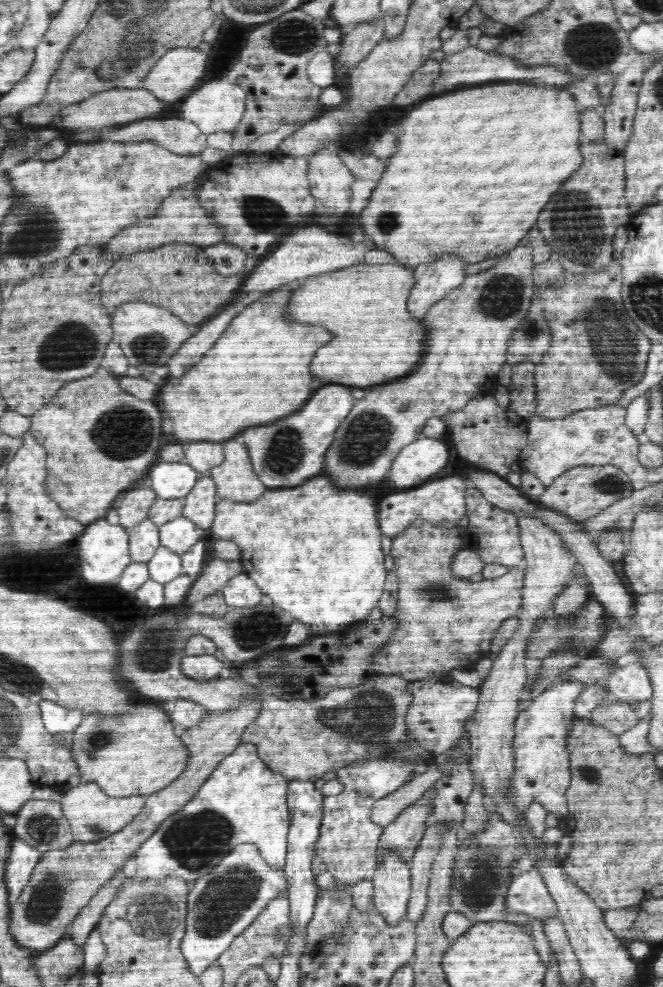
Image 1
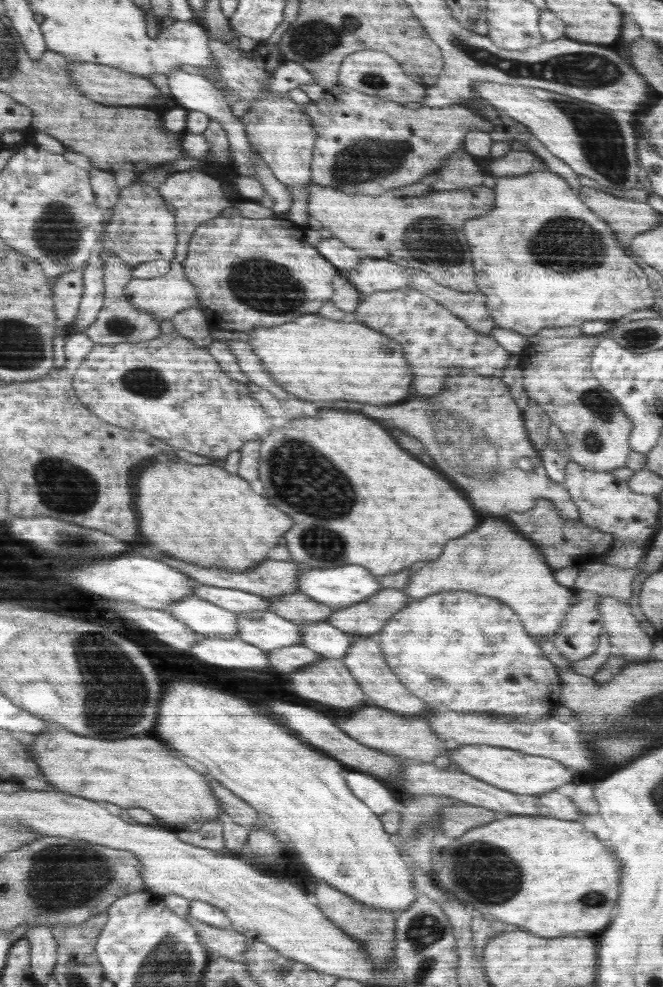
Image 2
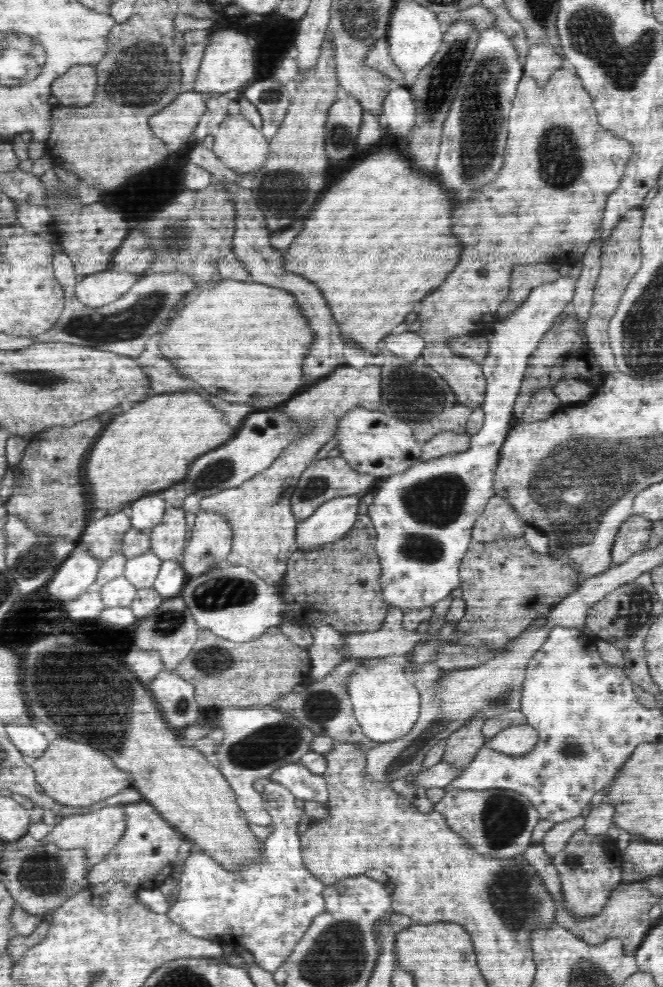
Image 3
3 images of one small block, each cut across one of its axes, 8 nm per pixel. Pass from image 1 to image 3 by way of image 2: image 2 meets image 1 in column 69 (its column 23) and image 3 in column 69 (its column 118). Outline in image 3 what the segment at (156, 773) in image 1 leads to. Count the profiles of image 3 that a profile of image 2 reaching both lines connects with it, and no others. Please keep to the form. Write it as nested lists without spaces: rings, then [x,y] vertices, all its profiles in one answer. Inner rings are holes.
[[[60,737],[54,739],[40,758],[32,764],[36,783],[44,789],[45,795],[61,805],[92,808],[116,800],[122,789],[134,787],[134,776],[116,768],[104,752],[74,740]]]

